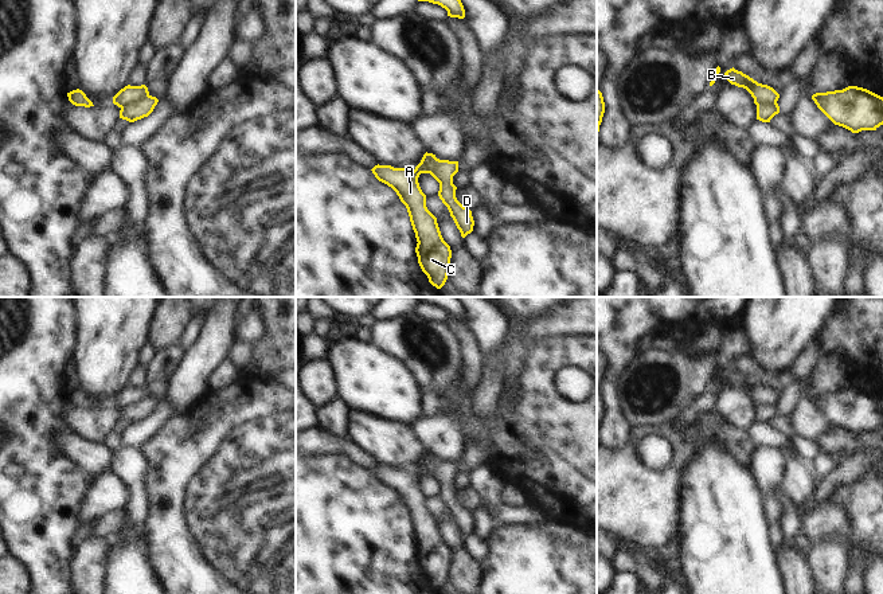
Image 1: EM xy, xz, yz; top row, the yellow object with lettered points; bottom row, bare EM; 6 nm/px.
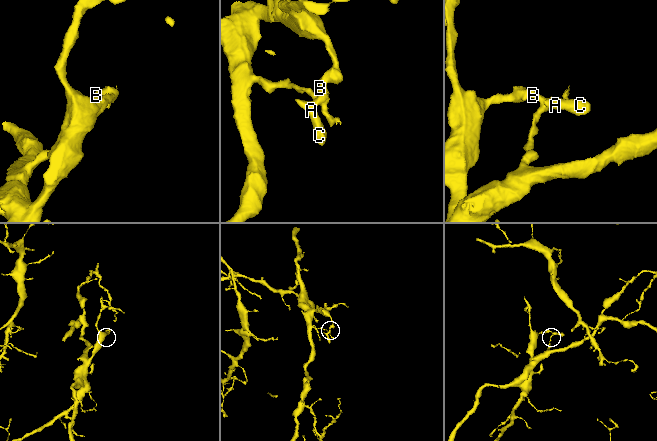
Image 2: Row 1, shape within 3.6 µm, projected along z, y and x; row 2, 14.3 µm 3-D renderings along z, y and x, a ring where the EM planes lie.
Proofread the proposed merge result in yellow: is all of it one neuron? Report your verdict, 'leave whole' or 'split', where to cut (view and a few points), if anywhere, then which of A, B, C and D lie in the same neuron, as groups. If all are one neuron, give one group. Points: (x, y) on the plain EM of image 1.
split; cut in xy along (148, 395), (137, 402), (127, 403), (121, 409); A B C / D

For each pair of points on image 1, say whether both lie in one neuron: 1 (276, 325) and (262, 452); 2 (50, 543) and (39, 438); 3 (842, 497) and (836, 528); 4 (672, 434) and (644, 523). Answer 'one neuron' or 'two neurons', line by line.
1: two neurons
2: one neuron
3: two neurons
4: one neuron

